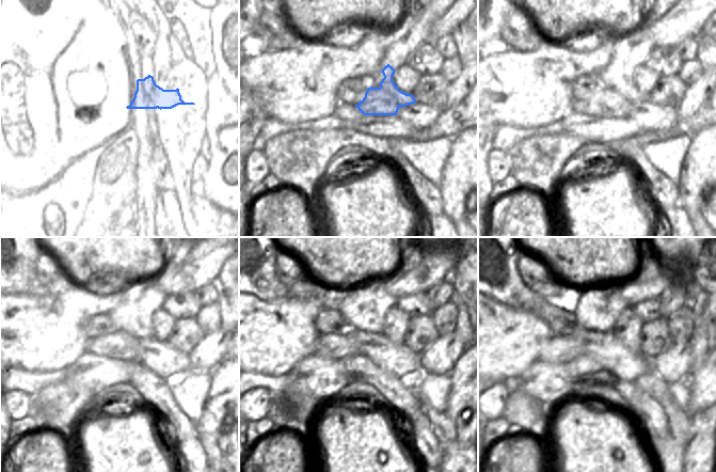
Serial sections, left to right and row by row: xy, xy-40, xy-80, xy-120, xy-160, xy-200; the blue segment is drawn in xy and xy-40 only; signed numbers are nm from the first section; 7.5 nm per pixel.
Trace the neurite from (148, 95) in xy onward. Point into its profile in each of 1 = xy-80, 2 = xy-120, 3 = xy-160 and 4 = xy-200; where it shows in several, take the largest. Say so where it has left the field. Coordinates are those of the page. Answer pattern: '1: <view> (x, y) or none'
1: xy-80 (606, 103)
2: xy-120 (124, 345)
3: xy-160 (338, 345)
4: xy-200 (557, 349)

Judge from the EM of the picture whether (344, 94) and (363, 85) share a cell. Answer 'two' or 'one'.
one

